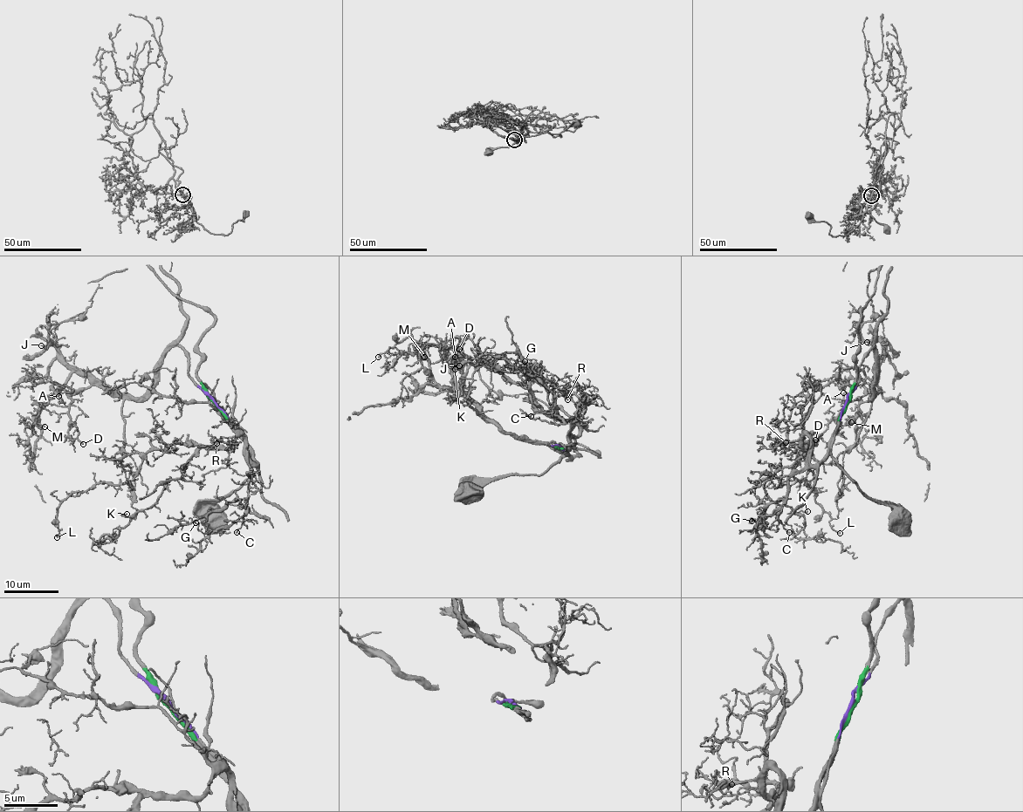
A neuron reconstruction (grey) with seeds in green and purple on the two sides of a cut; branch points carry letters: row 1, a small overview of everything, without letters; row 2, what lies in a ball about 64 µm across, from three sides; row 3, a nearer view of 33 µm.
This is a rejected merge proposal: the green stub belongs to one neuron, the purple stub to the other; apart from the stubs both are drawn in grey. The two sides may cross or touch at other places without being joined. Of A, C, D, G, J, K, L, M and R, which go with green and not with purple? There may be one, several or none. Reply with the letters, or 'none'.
C, G, K, L, R

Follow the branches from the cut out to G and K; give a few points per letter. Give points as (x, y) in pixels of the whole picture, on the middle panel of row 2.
G: (559, 447), (566, 453), (568, 420), (557, 419), (554, 392), (520, 369), (526, 364), (525, 361)
K: (559, 447), (566, 453), (580, 427), (536, 401), (531, 371), (518, 354), (480, 364), (456, 359), (456, 369)

